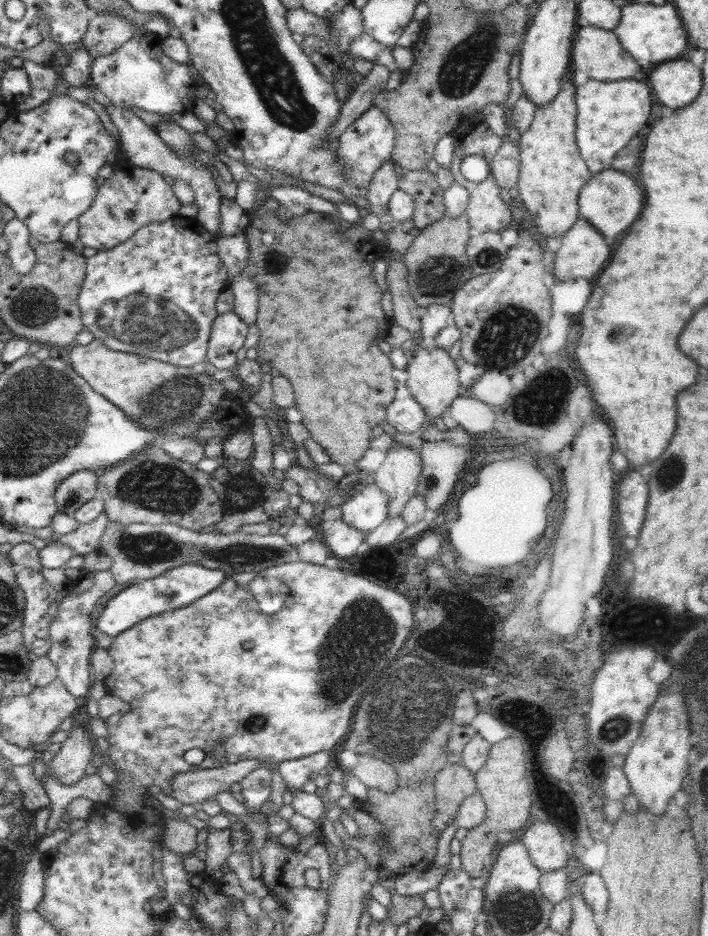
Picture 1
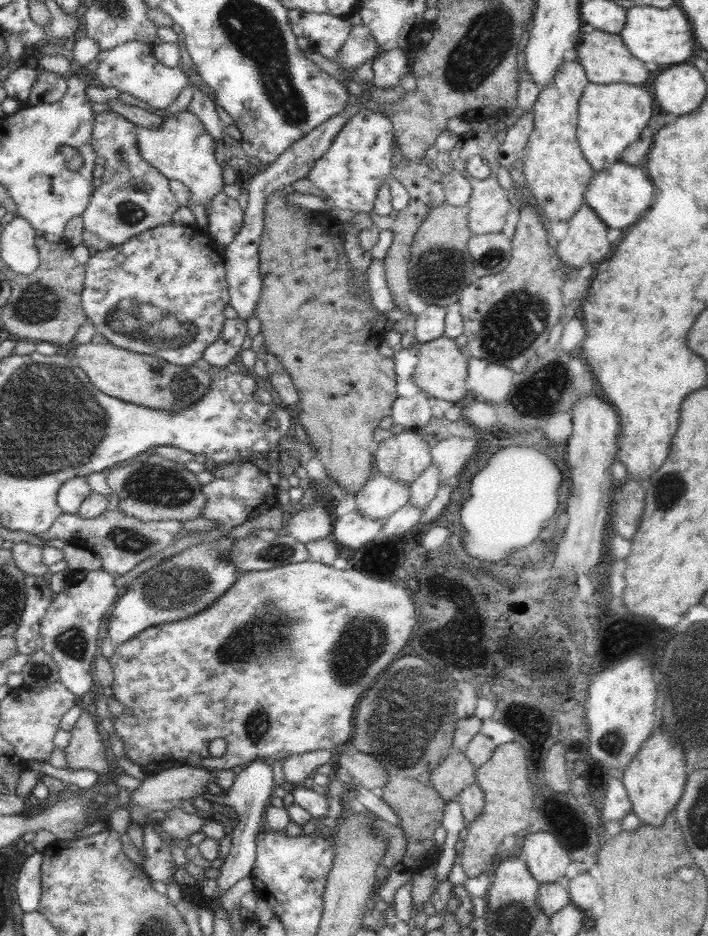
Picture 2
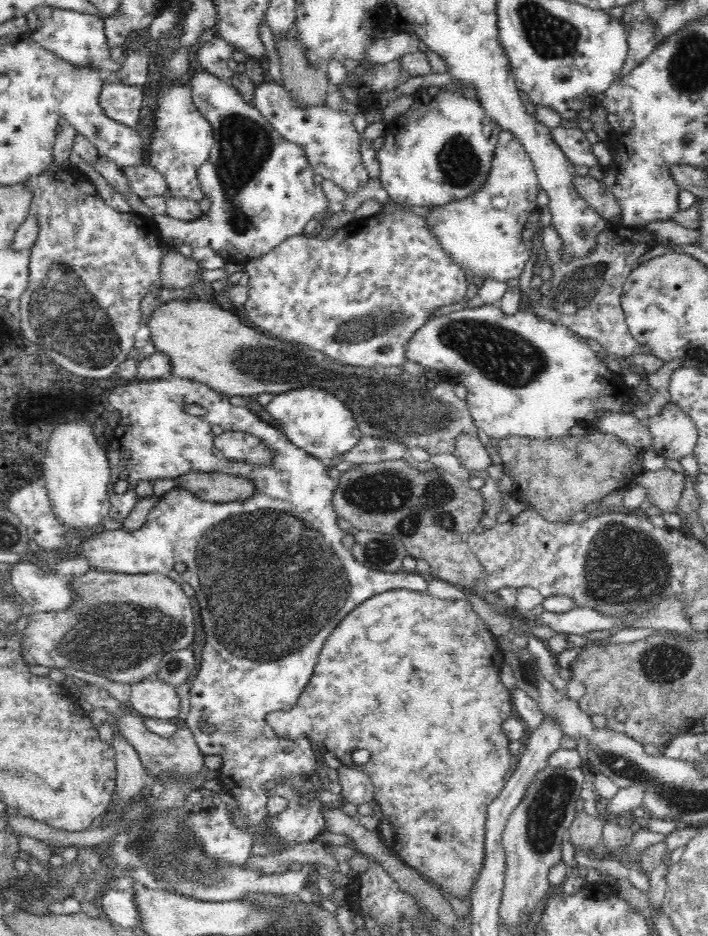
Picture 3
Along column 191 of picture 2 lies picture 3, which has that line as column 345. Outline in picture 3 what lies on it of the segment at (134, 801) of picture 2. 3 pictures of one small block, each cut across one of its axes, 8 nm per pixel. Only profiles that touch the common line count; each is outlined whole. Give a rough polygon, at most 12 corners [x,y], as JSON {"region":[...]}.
{"region":[[342,765],[336,780],[344,800],[357,807],[374,798],[364,771]]}

